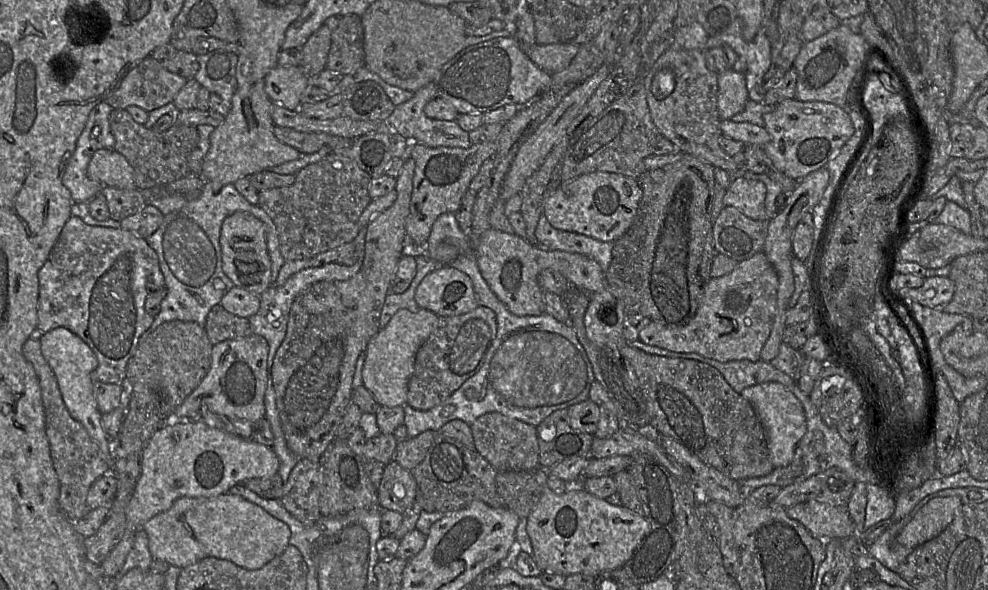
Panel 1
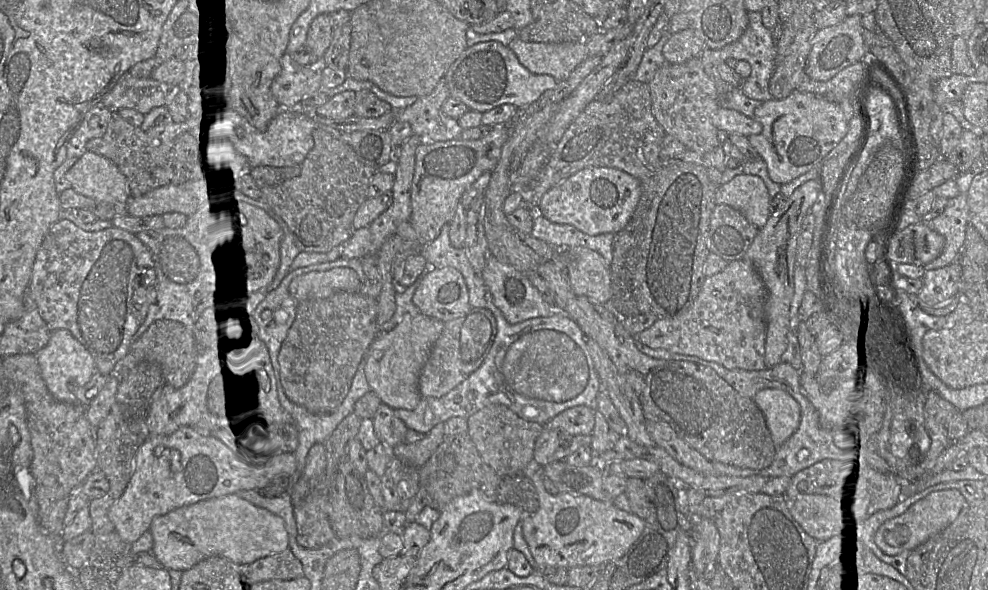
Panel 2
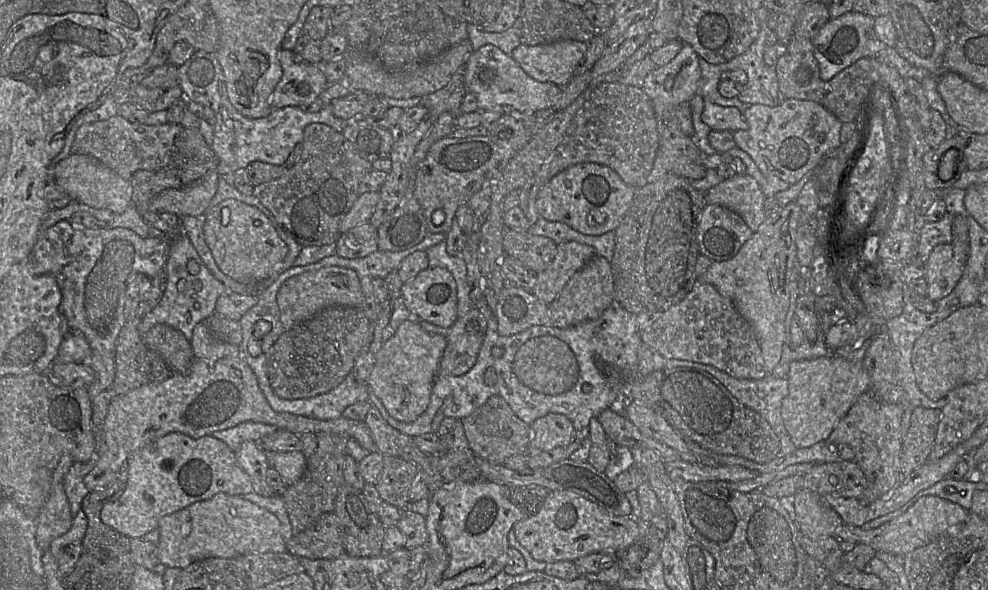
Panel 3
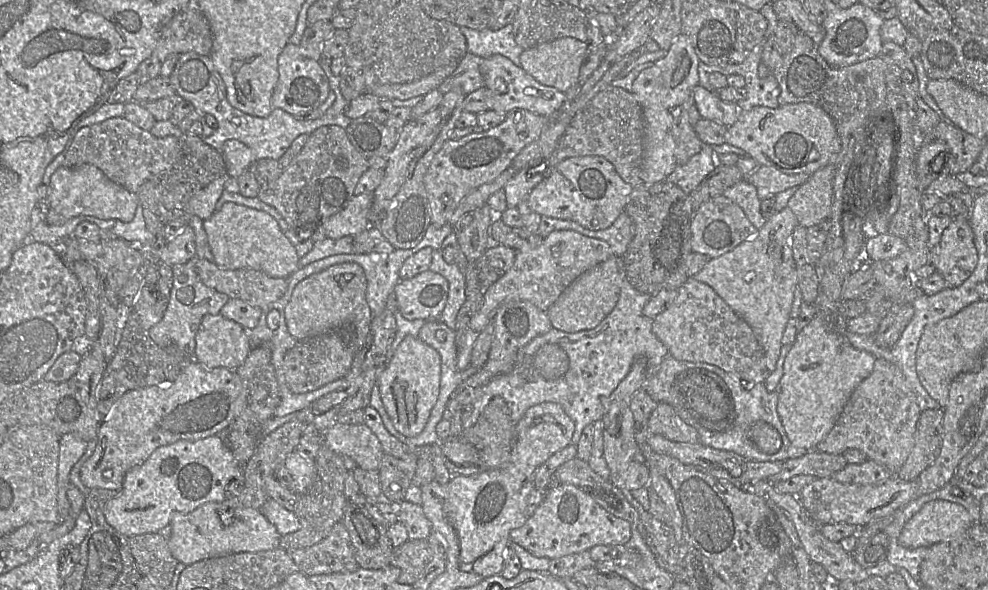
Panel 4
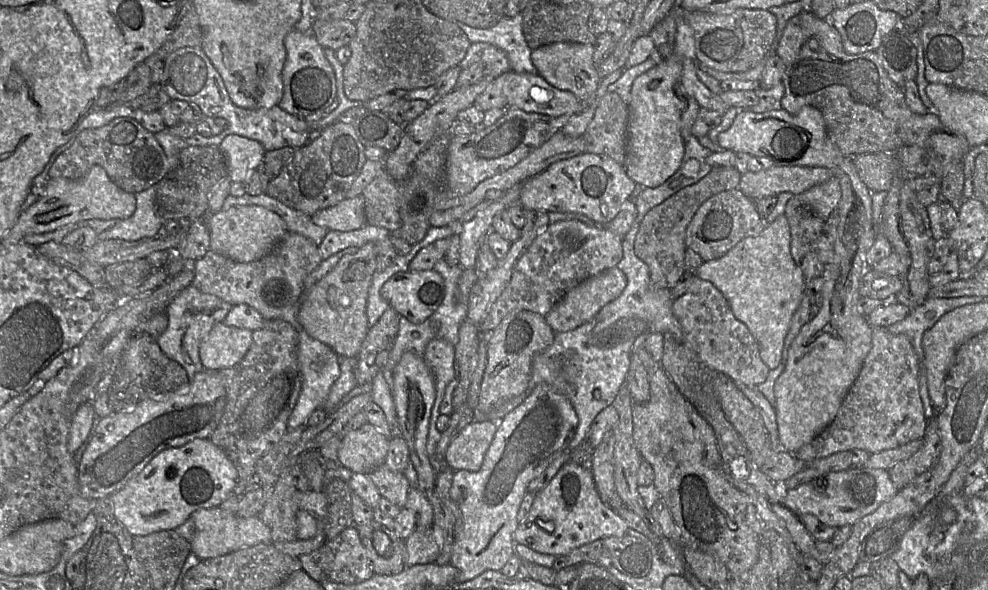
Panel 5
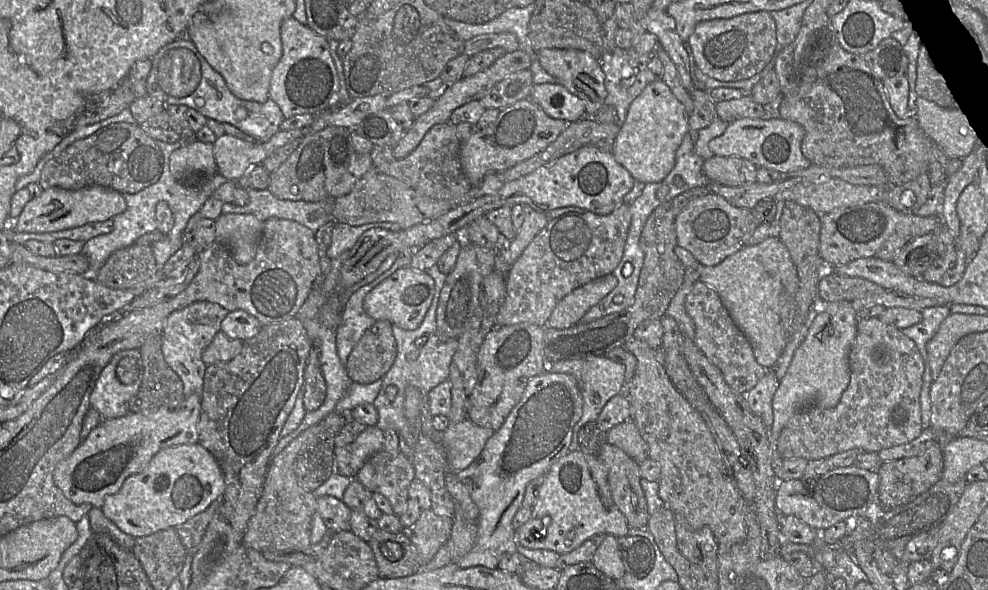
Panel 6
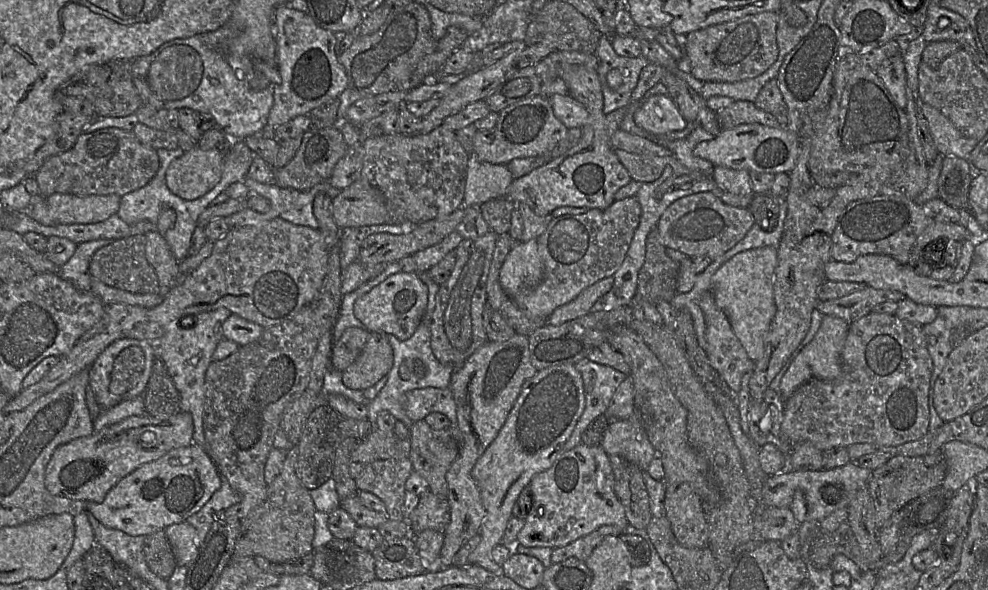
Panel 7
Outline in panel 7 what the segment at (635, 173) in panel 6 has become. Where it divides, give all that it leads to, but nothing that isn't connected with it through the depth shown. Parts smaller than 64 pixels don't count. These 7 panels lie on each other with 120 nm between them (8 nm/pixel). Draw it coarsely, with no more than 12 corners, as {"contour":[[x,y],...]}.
{"contour":[[672,97],[639,102],[634,122],[654,137],[682,130],[687,121]]}

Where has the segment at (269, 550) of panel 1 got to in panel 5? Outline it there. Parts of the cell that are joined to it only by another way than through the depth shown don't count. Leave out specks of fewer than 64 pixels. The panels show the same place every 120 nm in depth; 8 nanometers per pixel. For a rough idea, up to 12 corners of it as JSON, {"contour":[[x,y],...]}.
{"contour":[[218,507],[192,513],[200,560],[271,542],[259,516]]}

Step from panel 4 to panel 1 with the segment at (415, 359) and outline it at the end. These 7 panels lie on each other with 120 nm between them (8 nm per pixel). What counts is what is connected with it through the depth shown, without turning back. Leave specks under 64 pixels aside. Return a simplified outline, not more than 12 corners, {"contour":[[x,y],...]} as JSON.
{"contour":[[400,310],[368,343],[363,382],[404,407],[439,318]]}

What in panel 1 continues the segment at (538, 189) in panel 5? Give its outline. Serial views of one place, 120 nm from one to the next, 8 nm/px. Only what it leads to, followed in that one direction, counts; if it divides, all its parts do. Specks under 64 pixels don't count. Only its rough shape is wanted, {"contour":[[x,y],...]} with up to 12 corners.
{"contour":[[596,171],[545,200],[556,229],[614,242],[642,198],[636,178]]}

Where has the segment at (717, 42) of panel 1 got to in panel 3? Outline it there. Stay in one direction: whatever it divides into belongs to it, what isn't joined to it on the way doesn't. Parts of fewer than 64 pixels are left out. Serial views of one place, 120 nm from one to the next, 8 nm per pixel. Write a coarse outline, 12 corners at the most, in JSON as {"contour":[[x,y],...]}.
{"contour":[[766,37],[731,59],[747,83],[737,96],[745,105],[782,101],[775,66],[763,60]]}

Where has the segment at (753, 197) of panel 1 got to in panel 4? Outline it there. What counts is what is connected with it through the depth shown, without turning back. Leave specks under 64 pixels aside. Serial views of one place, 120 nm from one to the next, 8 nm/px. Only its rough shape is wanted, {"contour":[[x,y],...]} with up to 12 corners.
{"contour":[[744,177],[722,193],[759,230],[766,222],[756,187]]}

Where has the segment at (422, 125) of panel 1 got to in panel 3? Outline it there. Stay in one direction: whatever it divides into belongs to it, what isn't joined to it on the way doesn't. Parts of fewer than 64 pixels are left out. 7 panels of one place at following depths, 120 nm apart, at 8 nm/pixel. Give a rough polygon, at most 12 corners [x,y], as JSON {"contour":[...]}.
{"contour":[[464,69],[445,87],[422,96],[419,105],[436,119],[456,118],[466,94]]}

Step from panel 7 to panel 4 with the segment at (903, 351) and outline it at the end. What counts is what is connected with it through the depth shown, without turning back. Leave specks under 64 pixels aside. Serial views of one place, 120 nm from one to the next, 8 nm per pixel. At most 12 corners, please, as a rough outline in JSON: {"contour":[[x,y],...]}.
{"contour":[[876,359],[815,450],[855,448],[895,476],[920,413]]}

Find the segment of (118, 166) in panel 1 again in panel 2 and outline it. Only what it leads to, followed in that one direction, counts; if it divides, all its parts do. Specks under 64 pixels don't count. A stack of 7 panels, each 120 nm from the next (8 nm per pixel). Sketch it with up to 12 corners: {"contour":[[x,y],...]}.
{"contour":[[87,151],[66,178],[96,203],[131,200],[129,180]]}

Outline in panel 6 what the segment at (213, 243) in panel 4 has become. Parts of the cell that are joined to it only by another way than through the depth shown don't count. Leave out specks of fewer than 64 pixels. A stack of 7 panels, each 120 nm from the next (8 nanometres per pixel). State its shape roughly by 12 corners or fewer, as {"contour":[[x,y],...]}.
{"contour":[[222,213],[216,237],[241,265],[253,260],[263,221]]}

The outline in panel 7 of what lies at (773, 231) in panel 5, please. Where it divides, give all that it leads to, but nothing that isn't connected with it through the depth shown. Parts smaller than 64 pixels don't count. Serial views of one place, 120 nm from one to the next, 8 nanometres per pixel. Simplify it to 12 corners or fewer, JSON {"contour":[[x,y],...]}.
{"contour":[[778,248],[721,265],[711,292],[748,357],[764,355],[776,313]]}

